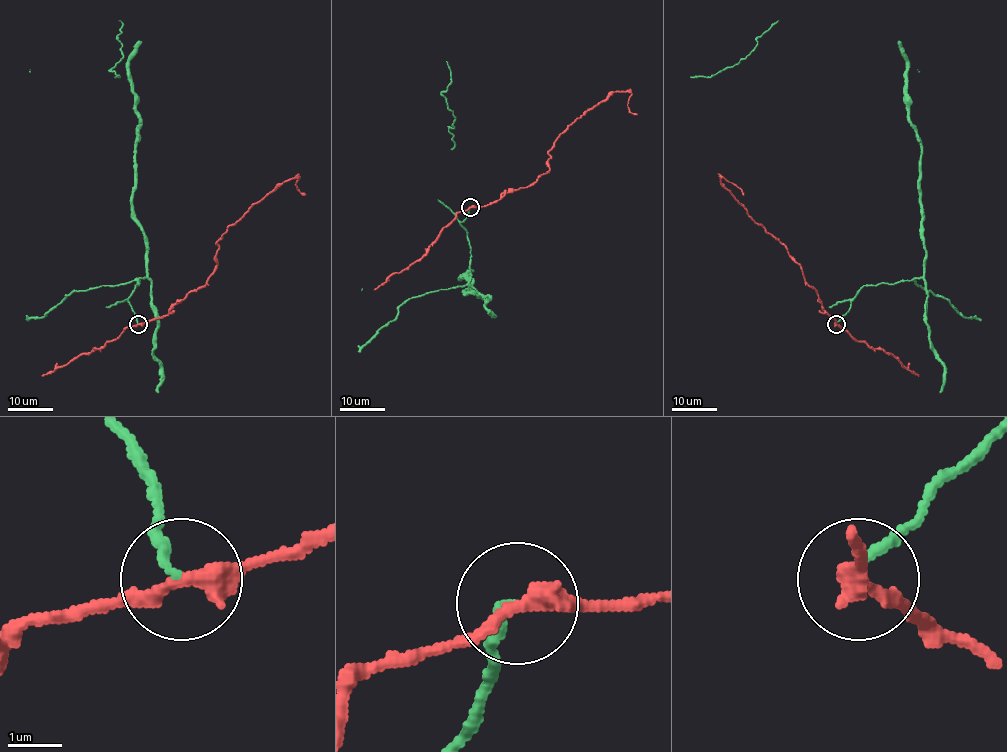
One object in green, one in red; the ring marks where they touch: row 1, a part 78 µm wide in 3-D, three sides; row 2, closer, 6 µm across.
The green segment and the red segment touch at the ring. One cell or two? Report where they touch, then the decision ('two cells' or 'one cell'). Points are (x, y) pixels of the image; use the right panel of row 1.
(836, 324) | two cells

